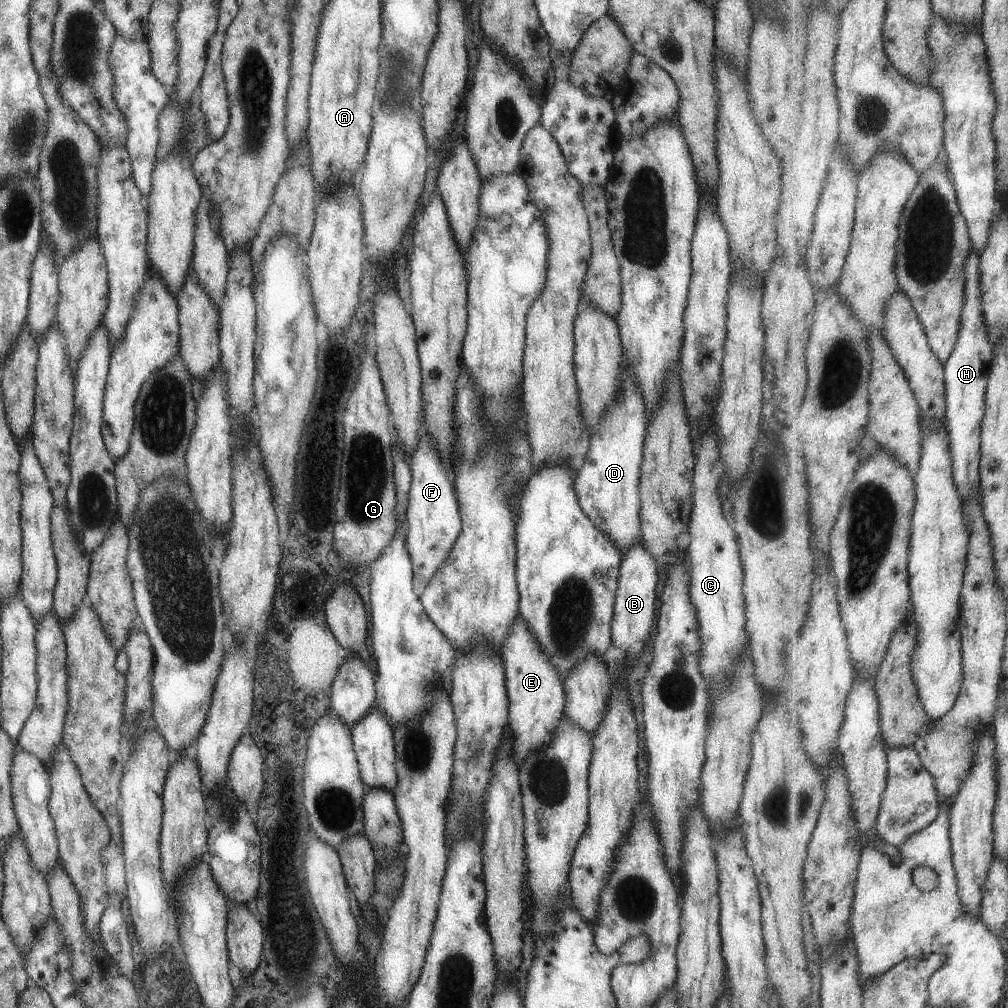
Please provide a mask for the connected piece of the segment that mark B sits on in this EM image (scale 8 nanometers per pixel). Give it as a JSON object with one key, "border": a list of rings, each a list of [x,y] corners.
{"border":[[[635,542],[623,551],[619,568],[617,586],[614,594],[613,616],[610,622],[611,644],[621,648],[625,654],[637,656],[643,650],[643,642],[649,638],[649,630],[654,632],[653,618],[655,618],[655,586],[657,586],[658,566],[654,558]]]}

